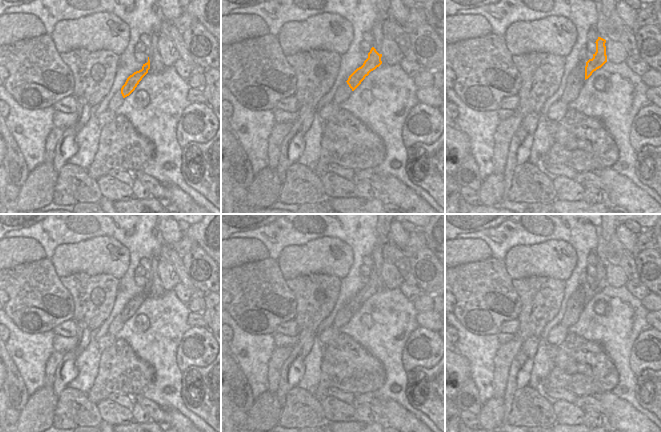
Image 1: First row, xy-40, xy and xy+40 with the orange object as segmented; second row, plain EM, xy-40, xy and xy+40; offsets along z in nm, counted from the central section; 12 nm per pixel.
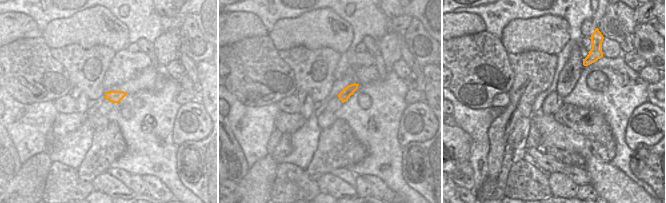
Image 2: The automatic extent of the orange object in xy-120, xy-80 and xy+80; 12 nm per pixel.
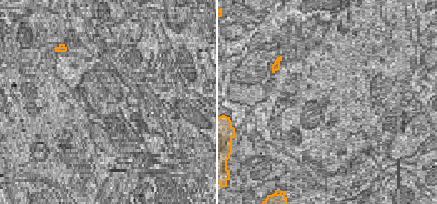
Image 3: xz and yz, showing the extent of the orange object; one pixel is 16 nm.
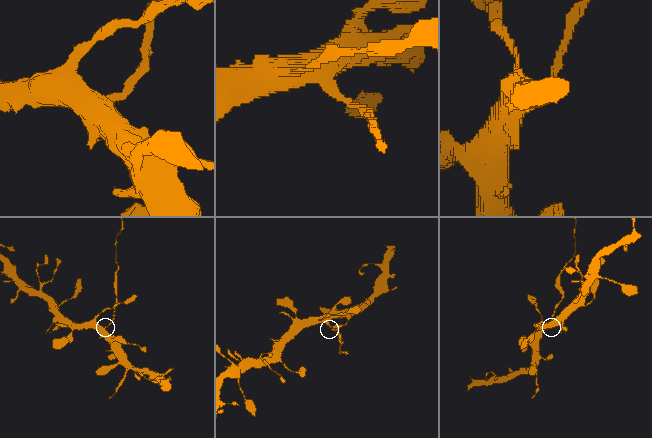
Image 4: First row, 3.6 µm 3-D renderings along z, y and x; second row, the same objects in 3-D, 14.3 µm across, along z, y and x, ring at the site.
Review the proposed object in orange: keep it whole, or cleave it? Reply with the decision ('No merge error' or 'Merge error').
Merge error.

